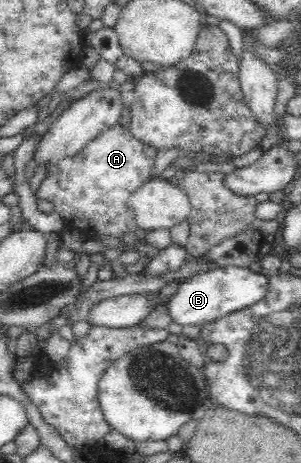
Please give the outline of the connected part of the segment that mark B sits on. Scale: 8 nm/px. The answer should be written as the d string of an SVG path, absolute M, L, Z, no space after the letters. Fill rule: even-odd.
M225 266L203 273L197 273L179 285L177 291L167 300L162 299L160 292L147 293L153 308L165 306L171 321L179 325L199 325L209 323L239 311L253 303L257 304L268 291L268 277L259 272L253 272L248 267Z

